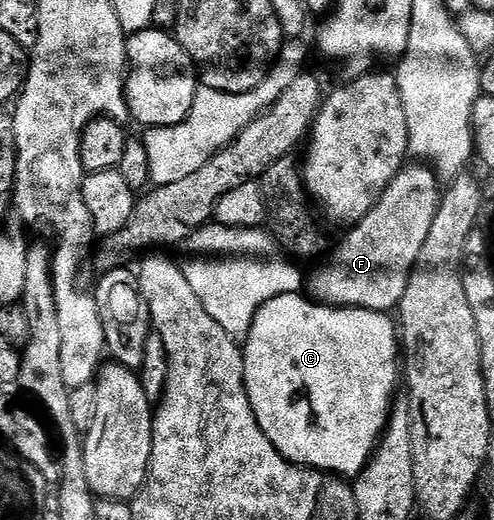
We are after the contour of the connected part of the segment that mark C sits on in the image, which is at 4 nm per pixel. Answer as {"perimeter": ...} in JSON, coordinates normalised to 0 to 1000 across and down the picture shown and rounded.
{"perimeter":[[[617,565],[569,567],[551,571],[518,602],[510,617],[510,633],[498,644],[490,667],[490,692],[494,694],[494,740],[502,756],[502,771],[518,794],[518,810],[526,825],[559,856],[559,863],[585,890],[601,898],[628,898],[636,906],[658,906],[662,913],[686,917],[723,917],[757,875],[765,848],[781,827],[781,804],[789,798],[789,777],[802,765],[798,750],[810,744],[810,637],[800,615],[777,598],[747,598],[727,590],[664,590]]]}

